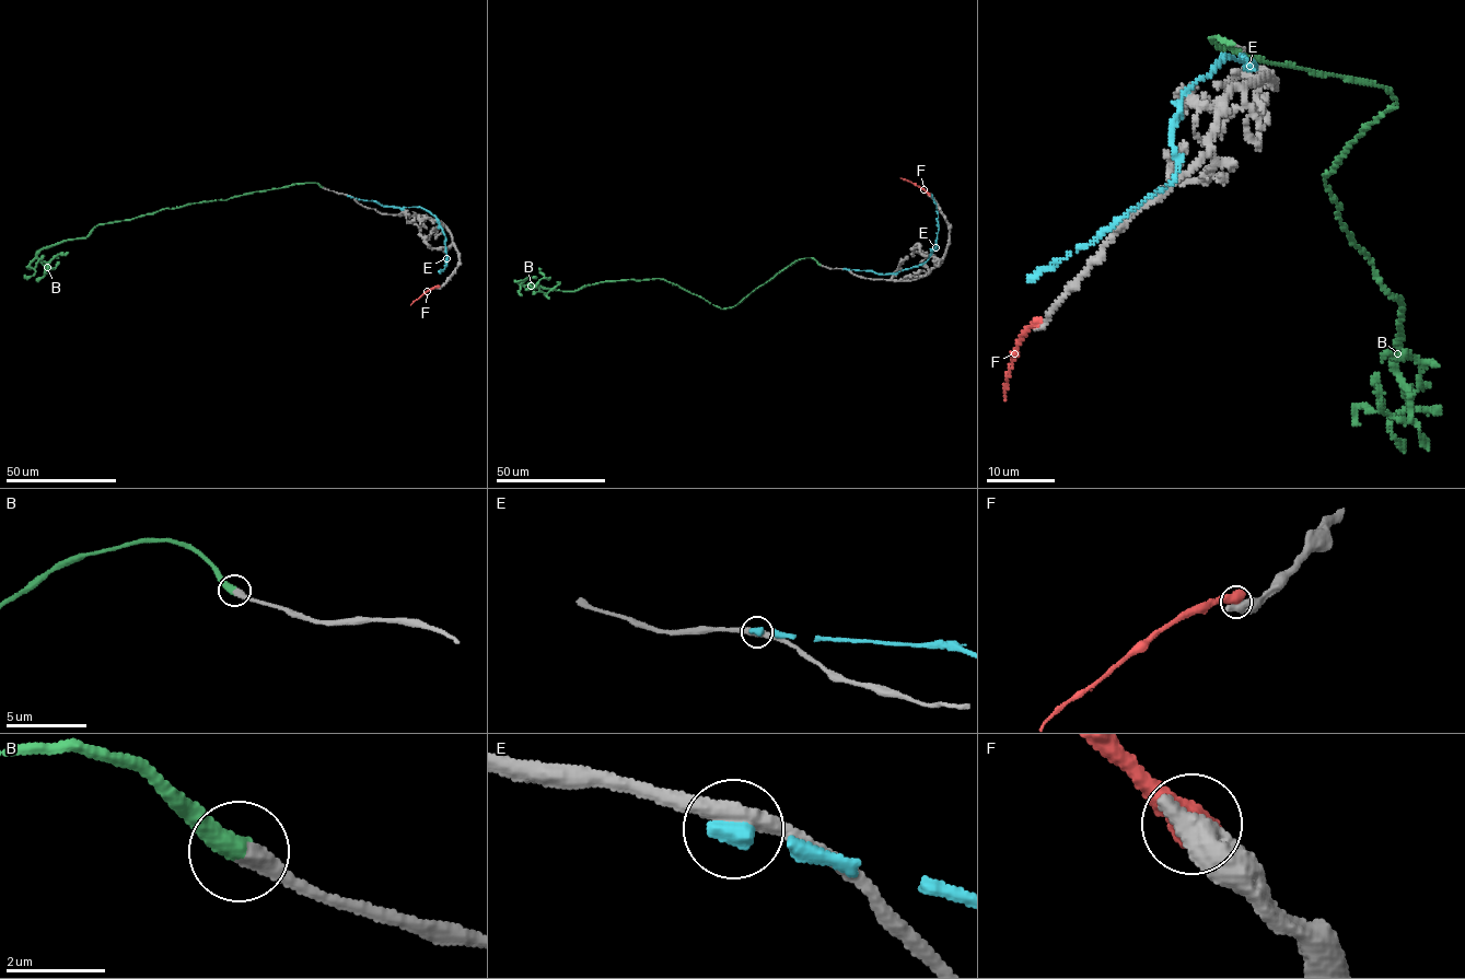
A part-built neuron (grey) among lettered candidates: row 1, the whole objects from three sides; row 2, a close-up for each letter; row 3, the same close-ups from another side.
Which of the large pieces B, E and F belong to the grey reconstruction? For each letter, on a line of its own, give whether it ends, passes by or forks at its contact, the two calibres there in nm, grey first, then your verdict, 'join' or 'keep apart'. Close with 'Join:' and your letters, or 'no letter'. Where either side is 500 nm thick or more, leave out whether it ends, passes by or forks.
B: it ends; calibres 380 and 480 nm; join
E: it ends; calibres 380 and 400 nm; keep apart
F: calibres 650 and 750 nm; keep apart
Join: B

